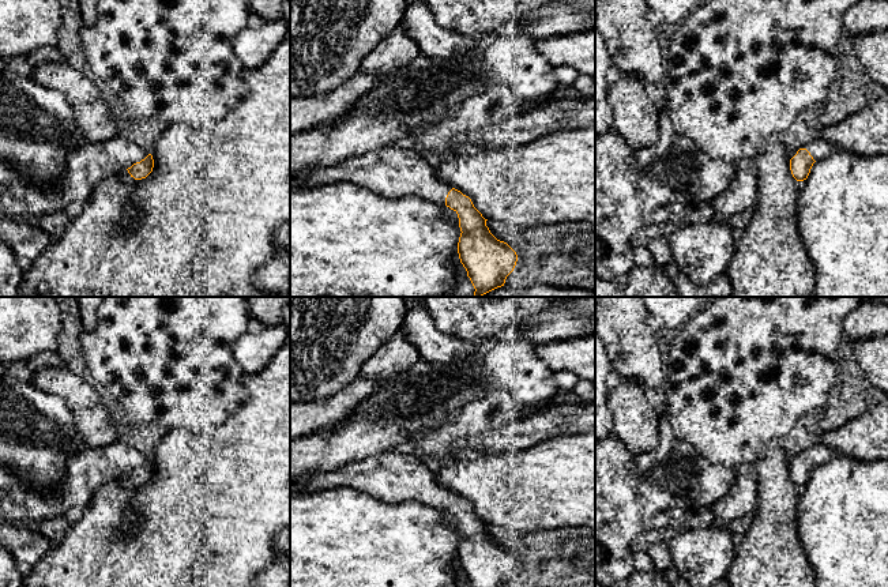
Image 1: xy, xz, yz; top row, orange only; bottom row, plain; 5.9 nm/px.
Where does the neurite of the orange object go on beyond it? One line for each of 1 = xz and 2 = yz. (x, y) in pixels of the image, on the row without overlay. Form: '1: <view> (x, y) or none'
1: xz (391, 477)
2: yz (819, 454)

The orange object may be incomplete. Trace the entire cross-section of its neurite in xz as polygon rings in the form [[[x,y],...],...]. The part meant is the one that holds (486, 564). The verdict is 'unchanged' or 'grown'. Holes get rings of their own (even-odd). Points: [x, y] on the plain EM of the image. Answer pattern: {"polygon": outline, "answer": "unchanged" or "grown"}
{"polygon": [[[388,451],[335,470],[304,474],[290,483],[290,494],[350,488],[381,501],[415,501],[441,513],[443,522],[460,534],[458,558],[471,587],[505,587],[518,560],[497,545],[471,504],[439,486],[425,460]]], "answer": "grown"}

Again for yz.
{"polygon": [[[812,444],[798,455],[790,456],[790,475],[797,486],[808,483],[816,466],[824,464],[836,456],[836,452],[824,444]]], "answer": "grown"}

